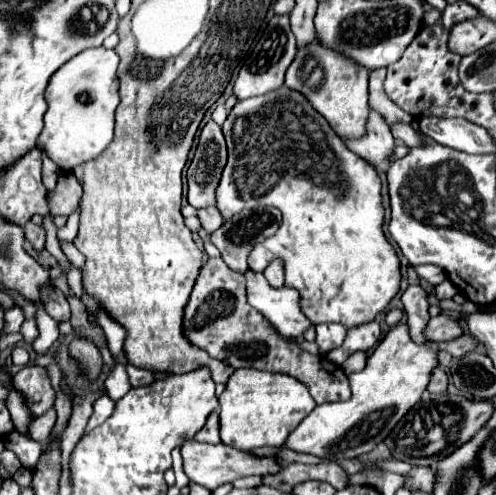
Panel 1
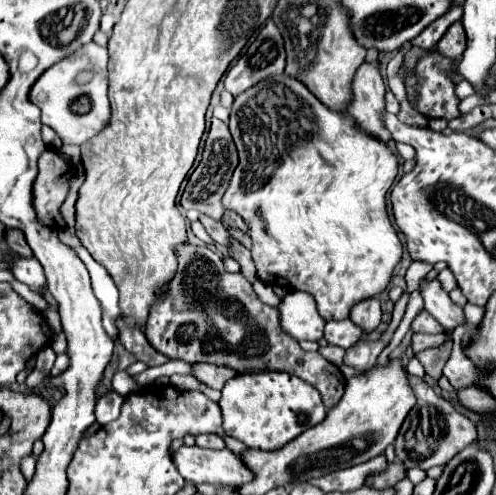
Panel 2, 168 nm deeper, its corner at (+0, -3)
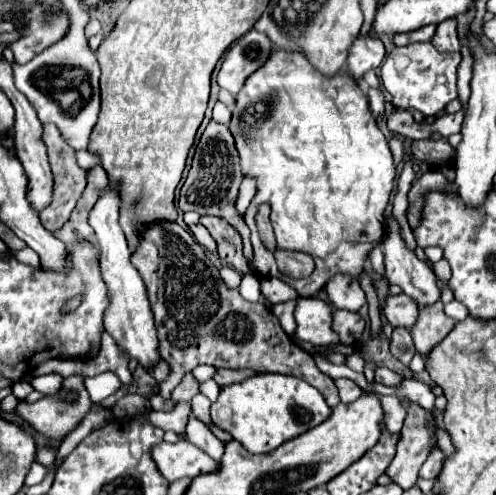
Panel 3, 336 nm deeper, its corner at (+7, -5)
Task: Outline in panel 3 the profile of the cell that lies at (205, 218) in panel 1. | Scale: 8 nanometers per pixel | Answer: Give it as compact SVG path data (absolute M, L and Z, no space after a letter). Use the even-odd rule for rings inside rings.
M202 216L200 222L208 228L208 232L212 234L212 238L216 240L216 252L218 256L232 266L234 270L242 272L242 274L252 274L250 262L244 258L242 254L242 238L236 232L234 226L230 226L224 218L216 218L216 216Z

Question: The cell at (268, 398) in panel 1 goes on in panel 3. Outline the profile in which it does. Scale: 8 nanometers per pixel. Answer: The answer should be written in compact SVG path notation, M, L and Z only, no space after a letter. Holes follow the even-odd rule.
M258 374L244 382L224 386L212 404L212 422L224 428L250 454L268 454L282 442L322 424L330 414L332 408L314 386L284 374Z

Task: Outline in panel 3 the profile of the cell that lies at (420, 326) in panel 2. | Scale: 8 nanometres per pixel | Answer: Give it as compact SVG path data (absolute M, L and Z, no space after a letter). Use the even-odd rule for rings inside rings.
M388 294L382 306L382 314L392 326L410 328L418 318L418 308L416 302L412 302L412 298L408 298L406 294L398 294L398 296Z

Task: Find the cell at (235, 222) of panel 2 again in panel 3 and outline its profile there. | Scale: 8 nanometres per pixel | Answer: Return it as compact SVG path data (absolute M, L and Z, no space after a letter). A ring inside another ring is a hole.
M246 176L244 178L244 182L242 182L242 186L240 186L240 200L238 200L238 210L240 212L244 212L246 208L248 208L248 204L250 204L250 200L256 196L256 180L254 178L250 178L250 176Z

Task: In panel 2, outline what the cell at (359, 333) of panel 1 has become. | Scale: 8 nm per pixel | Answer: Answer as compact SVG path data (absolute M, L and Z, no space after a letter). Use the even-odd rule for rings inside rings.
M369 298L369 300L359 302L357 306L353 306L349 318L355 324L359 324L363 328L363 332L373 332L379 326L379 322L381 322L379 300L377 298Z

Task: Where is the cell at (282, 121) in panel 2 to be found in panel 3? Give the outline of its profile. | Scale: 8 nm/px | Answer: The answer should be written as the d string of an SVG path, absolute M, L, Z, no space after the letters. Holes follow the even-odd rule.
M272 46L268 62L264 62L260 70L248 76L244 88L236 96L230 130L242 158L244 176L254 176L258 182L258 194L244 214L252 230L254 270L264 278L284 278L284 282L296 288L300 296L318 294L320 290L324 290L328 278L336 272L358 278L368 250L380 244L380 240L384 238L384 210L396 176L388 140L380 132L376 118L372 118L372 110L368 106L366 92L360 88L360 82L346 74L346 70L338 70L336 76L324 76L308 62L304 52L278 50L276 46ZM260 204L270 204L270 222L276 238L276 248L300 250L314 258L316 268L308 278L292 280L290 276L278 272L272 250L262 244L256 230L252 208L258 208Z

